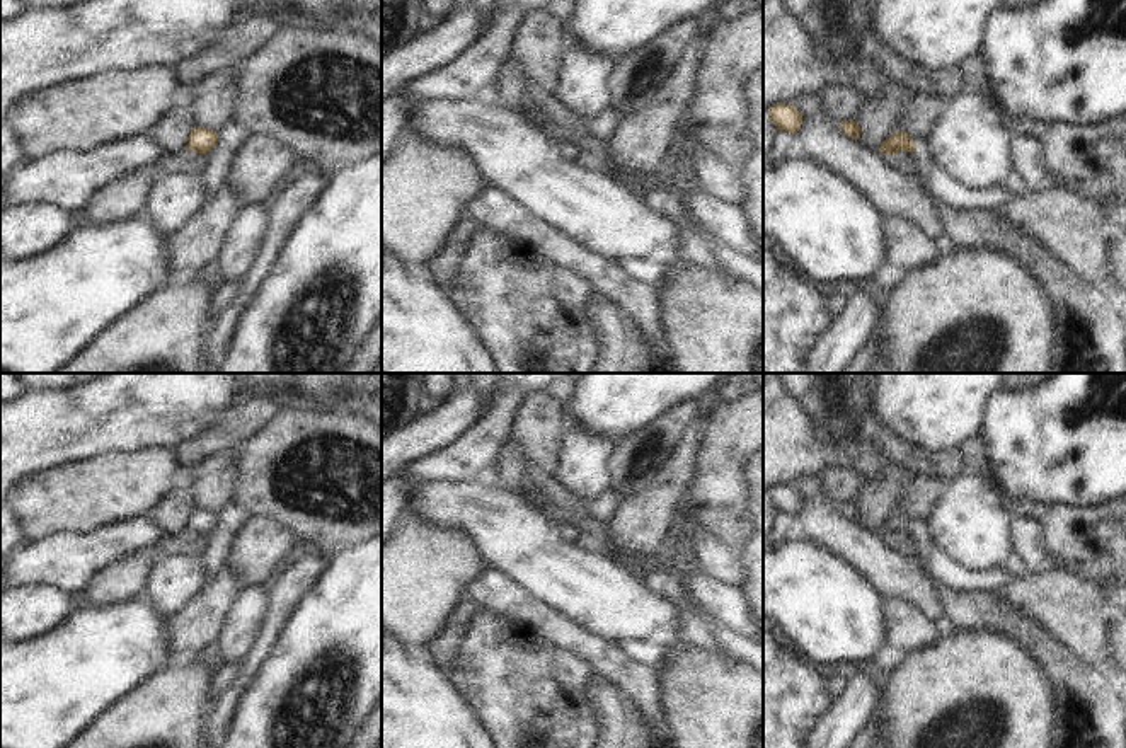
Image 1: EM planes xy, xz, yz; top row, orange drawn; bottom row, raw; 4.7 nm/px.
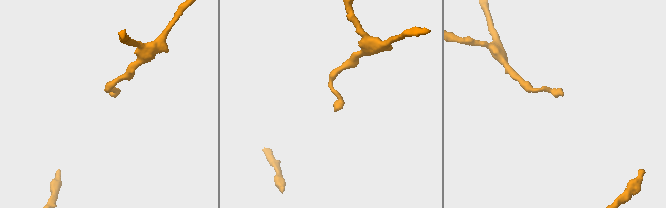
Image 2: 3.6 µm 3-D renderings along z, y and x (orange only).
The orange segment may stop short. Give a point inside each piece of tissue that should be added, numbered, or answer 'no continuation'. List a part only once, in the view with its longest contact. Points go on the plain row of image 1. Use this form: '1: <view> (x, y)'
no continuation

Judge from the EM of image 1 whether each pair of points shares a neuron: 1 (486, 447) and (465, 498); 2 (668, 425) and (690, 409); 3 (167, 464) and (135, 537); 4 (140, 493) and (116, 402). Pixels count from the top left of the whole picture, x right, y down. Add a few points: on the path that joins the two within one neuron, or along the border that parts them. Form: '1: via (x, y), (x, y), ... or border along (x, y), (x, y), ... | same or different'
1: border along (472, 479), (431, 481) | different
2: via (673, 423), (685, 413) | same
3: border along (147, 515), (106, 525) | different
4: border along (169, 448), (104, 452), (91, 459) | different

